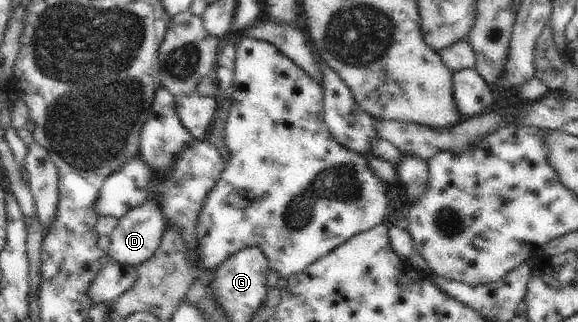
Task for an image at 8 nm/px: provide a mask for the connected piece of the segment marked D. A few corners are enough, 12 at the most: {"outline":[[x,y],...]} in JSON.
{"outline":[[158,201],[119,218],[107,248],[112,261],[138,268],[167,229]]}

